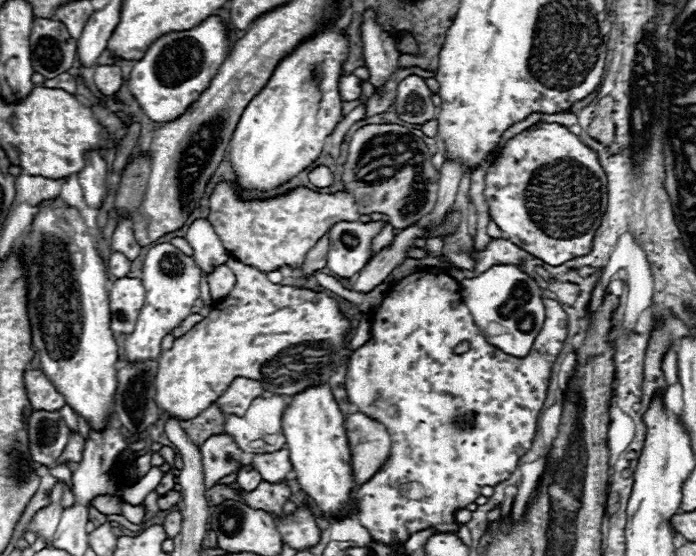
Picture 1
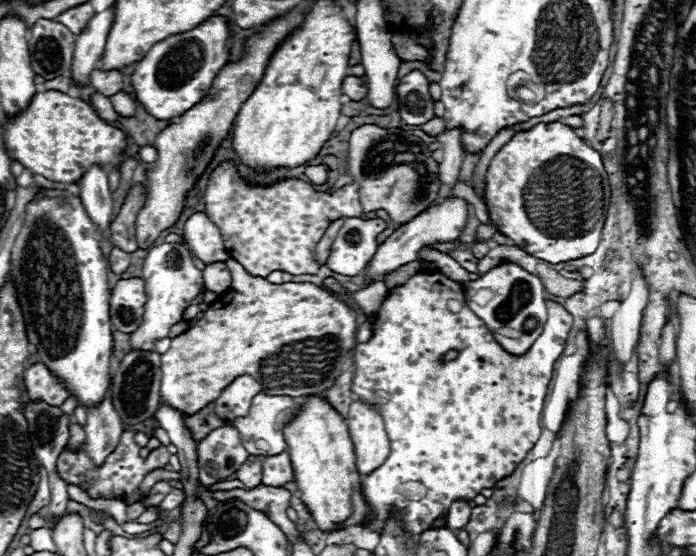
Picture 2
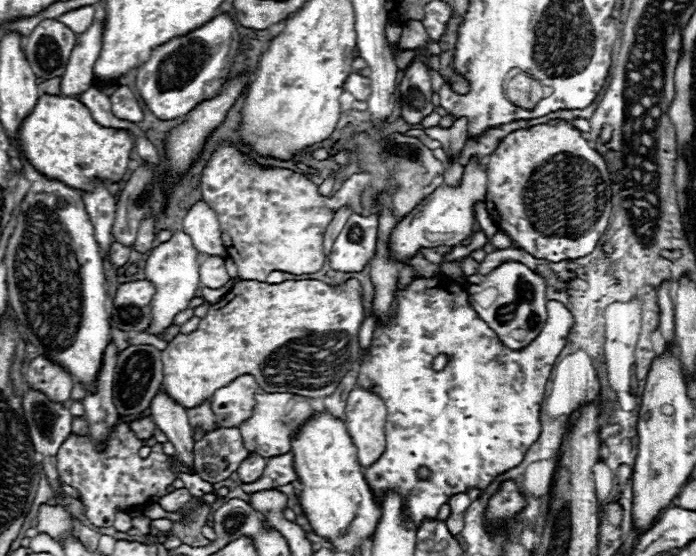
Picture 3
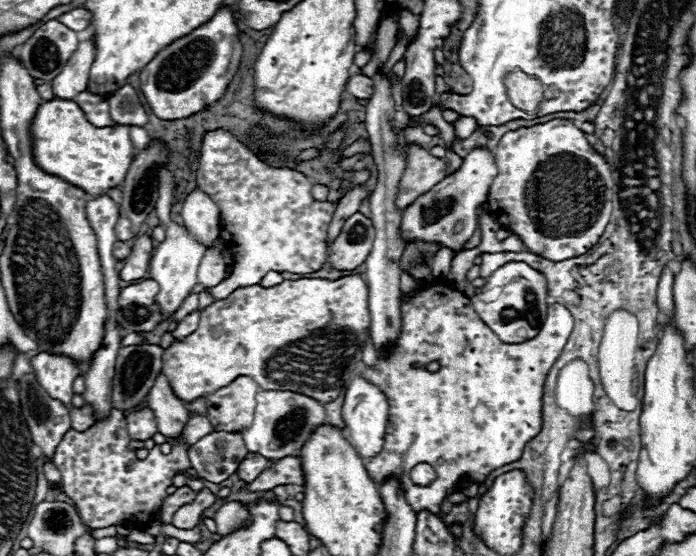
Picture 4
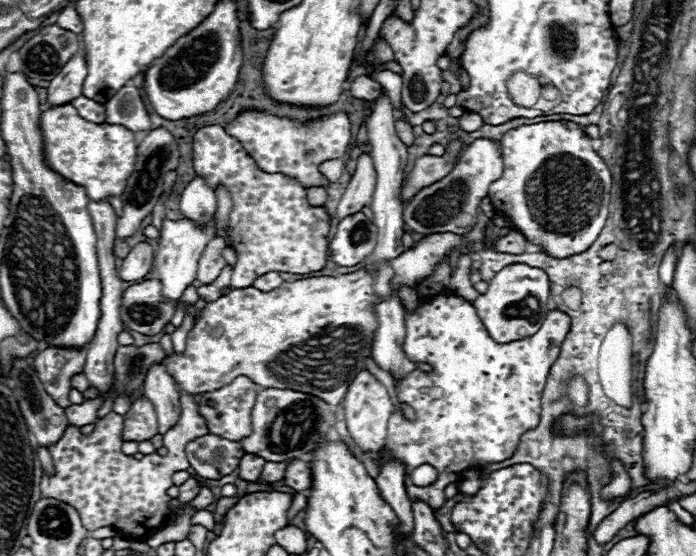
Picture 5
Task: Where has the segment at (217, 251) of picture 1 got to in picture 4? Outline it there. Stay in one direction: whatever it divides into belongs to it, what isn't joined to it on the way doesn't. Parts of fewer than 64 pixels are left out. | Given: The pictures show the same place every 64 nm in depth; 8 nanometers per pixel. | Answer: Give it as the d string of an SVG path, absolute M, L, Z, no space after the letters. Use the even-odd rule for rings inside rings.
M198 186L186 196L182 204L182 218L188 230L206 246L210 246L220 234L220 210Z

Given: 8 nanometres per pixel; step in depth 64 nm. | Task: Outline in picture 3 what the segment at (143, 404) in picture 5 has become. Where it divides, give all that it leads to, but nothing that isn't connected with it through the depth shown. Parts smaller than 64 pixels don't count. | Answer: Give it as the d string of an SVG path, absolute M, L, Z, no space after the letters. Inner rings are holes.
M144 416L144 418L132 420L132 422L130 422L130 430L134 432L136 438L148 440L148 438L152 438L152 434L154 434L154 430L156 430L156 424L154 424L154 420L152 420L150 416Z

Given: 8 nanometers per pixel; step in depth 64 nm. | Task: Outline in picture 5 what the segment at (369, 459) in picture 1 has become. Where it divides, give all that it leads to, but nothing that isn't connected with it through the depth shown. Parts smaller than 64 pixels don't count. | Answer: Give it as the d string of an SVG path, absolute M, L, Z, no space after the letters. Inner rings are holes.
M362 370L352 384L348 386L348 394L344 396L344 416L346 416L346 424L350 430L350 436L358 442L358 446L366 452L380 452L384 442L386 442L386 422L390 418L390 414L394 412L394 404L386 392L386 388L374 378L372 372Z

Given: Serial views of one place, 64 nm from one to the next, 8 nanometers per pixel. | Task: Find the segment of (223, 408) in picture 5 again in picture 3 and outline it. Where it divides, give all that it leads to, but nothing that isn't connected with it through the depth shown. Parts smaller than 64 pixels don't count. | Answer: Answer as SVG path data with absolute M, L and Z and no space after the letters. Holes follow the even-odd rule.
M248 374L232 380L228 386L214 392L210 398L210 406L214 412L216 426L238 428L252 416L254 410L254 394L260 390L256 380Z

